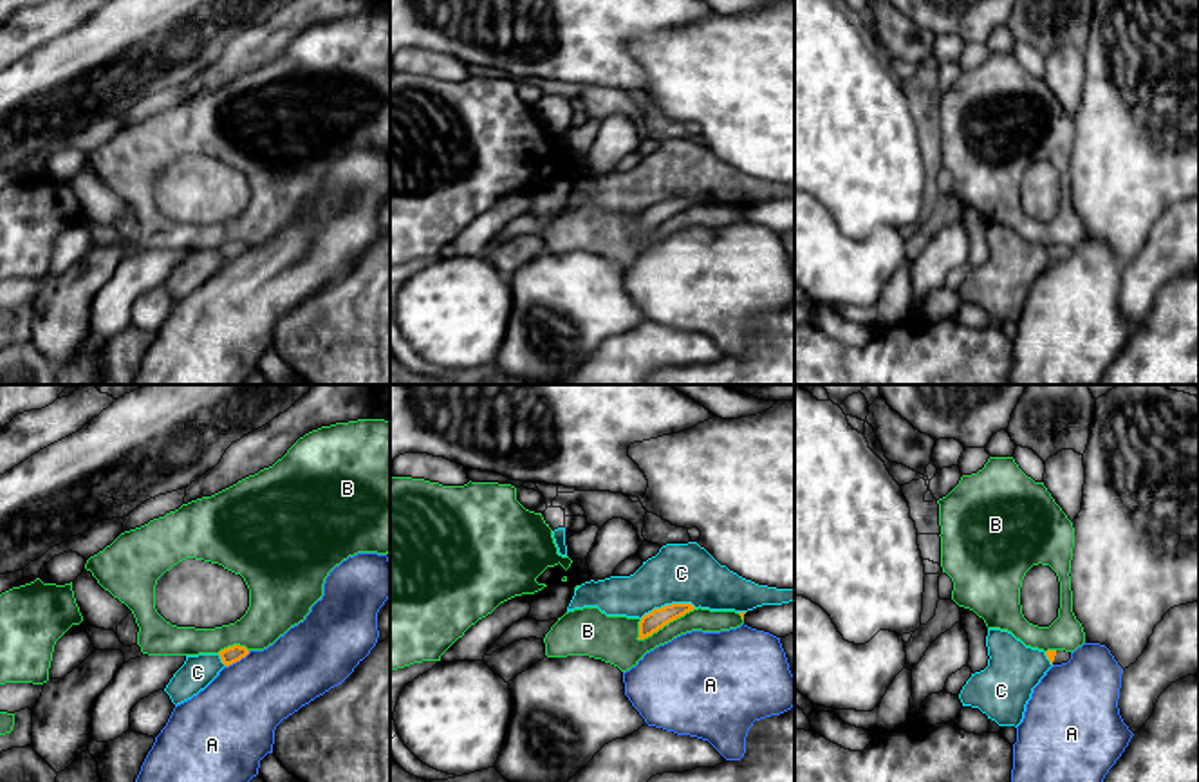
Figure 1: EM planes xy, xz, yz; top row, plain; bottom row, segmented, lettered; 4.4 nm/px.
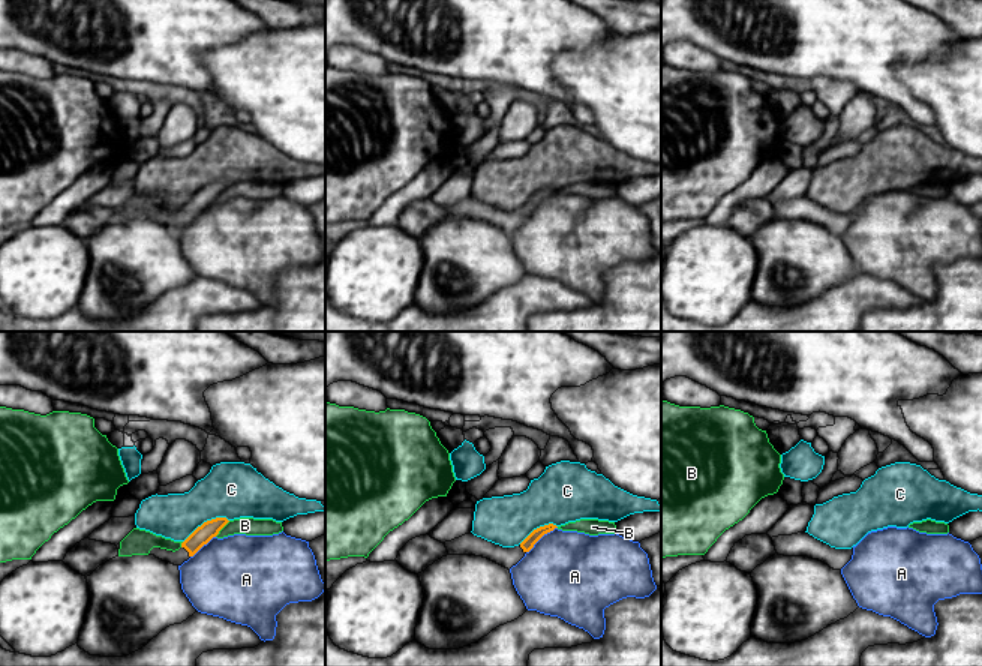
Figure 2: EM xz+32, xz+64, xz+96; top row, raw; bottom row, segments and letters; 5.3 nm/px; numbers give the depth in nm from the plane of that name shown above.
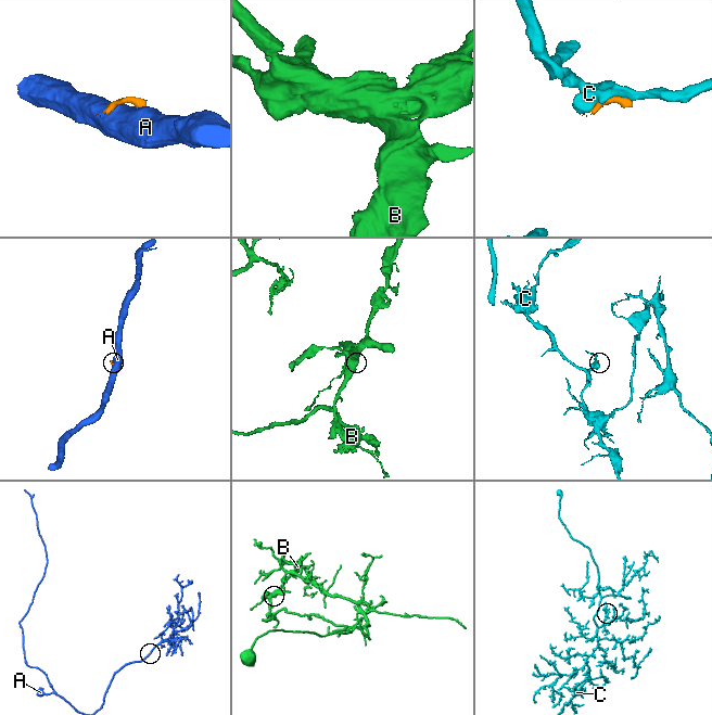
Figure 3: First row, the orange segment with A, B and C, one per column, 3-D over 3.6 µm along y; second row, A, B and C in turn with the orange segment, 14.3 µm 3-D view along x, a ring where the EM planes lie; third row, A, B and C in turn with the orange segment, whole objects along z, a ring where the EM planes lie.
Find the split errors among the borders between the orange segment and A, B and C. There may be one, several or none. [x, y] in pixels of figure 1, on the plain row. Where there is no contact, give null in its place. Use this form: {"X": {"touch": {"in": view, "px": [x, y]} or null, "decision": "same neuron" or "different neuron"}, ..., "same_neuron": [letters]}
{"A": {"touch": {"in": "xy", "px": [237, 255]}, "decision": "different neuron"}, "B": {"touch": {"in": "xz", "px": [665, 219]}, "decision": "different neuron"}, "C": {"touch": {"in": "xz", "px": [667, 201]}, "decision": "different neuron"}, "same_neuron": []}

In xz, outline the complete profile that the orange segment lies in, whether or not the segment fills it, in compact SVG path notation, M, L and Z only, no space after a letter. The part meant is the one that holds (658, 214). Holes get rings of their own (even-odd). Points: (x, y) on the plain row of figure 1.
M672 199L661 204L654 204L652 208L645 209L639 217L639 233L645 235L668 220L670 217L684 211L686 208L693 206L692 199Z

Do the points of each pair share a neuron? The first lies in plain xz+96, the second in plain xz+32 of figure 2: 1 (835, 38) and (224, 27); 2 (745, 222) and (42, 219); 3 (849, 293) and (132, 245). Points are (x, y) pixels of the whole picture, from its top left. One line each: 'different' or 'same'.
1: same
2: different
3: different

